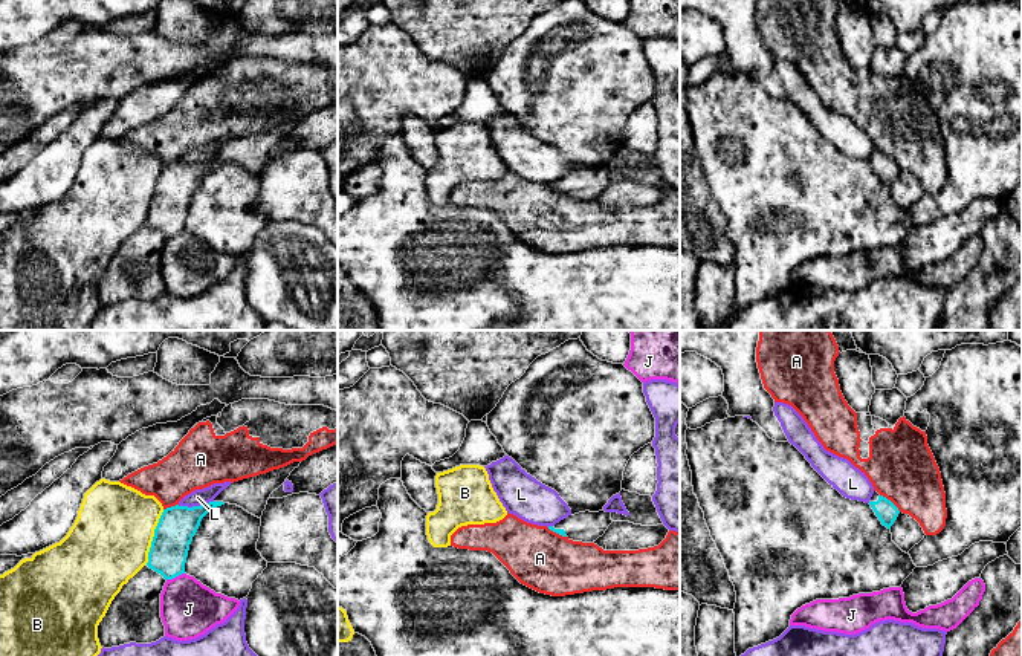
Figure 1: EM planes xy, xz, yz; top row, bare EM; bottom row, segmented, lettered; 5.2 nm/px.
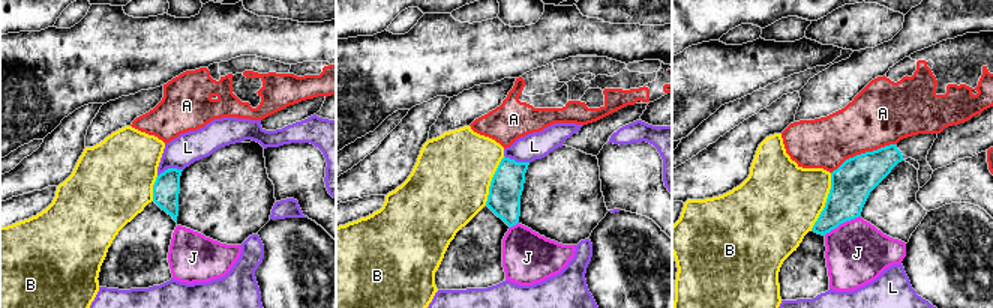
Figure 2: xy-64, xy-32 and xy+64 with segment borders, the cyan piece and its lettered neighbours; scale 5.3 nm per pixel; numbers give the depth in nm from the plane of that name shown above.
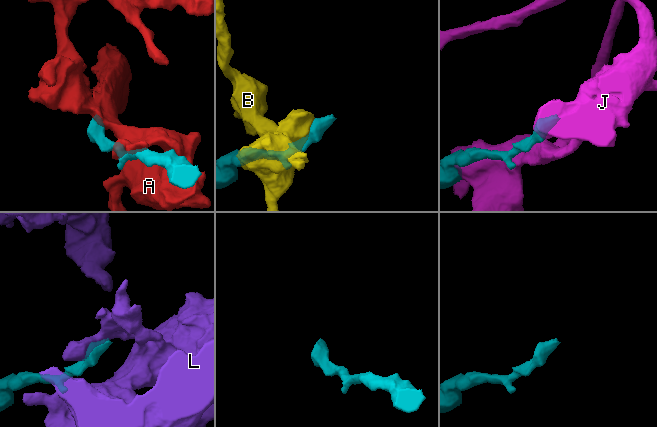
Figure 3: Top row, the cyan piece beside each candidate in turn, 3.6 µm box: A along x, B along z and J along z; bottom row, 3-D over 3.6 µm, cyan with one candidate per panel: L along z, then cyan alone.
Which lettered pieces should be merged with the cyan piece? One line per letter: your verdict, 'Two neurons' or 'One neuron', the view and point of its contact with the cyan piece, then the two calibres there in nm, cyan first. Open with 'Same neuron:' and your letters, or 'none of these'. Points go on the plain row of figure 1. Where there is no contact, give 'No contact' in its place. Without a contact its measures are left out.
Same neuron: none of these
A: Two neurons. Touches cyan at yz (891, 159). Thickness 110 nm (cyan) against 360 nm
B: Two neurons. Touches cyan at xy (153, 194). Thickness 200 nm (cyan) against 420 nm
J: Two neurons. Touches cyan at xy (174, 234). Thickness 200 nm (cyan) against 300 nm
L: Two neurons. Touches cyan at xy (194, 164). Thickness 200 nm (cyan) against 90 nm

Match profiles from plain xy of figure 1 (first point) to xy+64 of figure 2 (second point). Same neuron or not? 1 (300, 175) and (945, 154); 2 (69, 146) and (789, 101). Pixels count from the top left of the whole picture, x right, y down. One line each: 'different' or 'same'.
1: different
2: same

